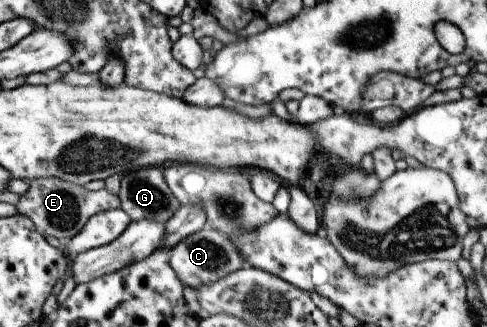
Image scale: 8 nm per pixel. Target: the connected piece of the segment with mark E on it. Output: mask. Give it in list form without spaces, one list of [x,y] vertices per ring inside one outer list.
[[[55,177],[25,181],[28,189],[24,195],[20,195],[20,200],[16,202],[16,211],[30,218],[39,234],[44,237],[56,237],[62,244],[78,235],[93,215],[118,209],[121,204],[118,194],[111,194],[105,189],[90,191],[85,187]]]

